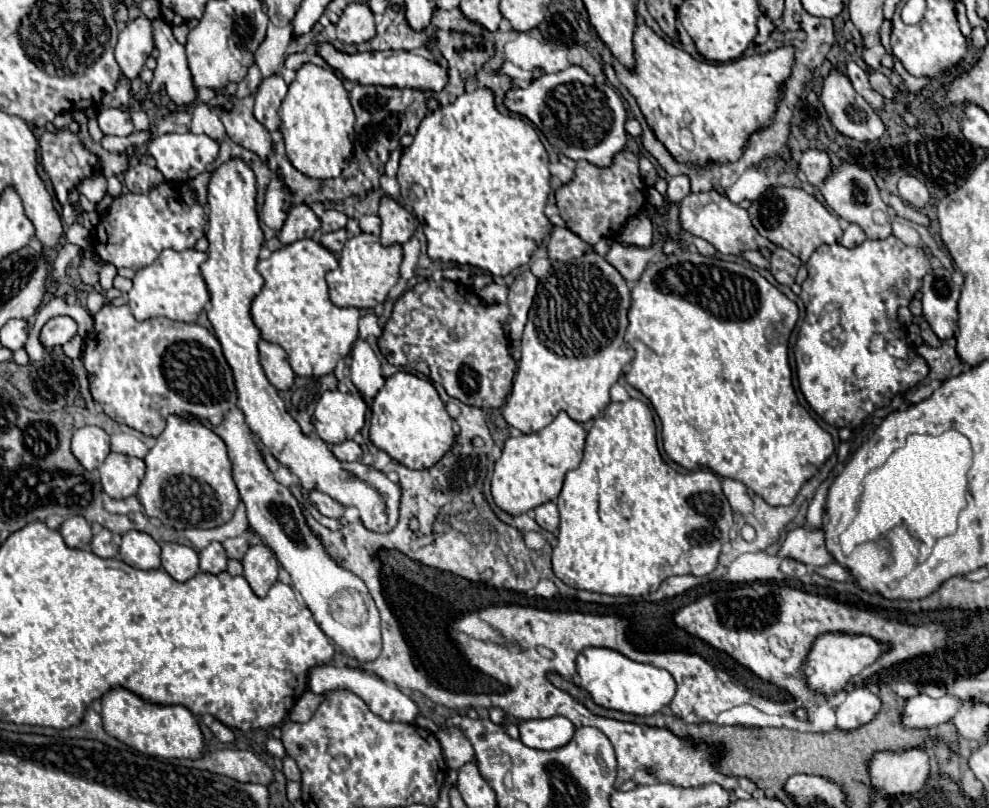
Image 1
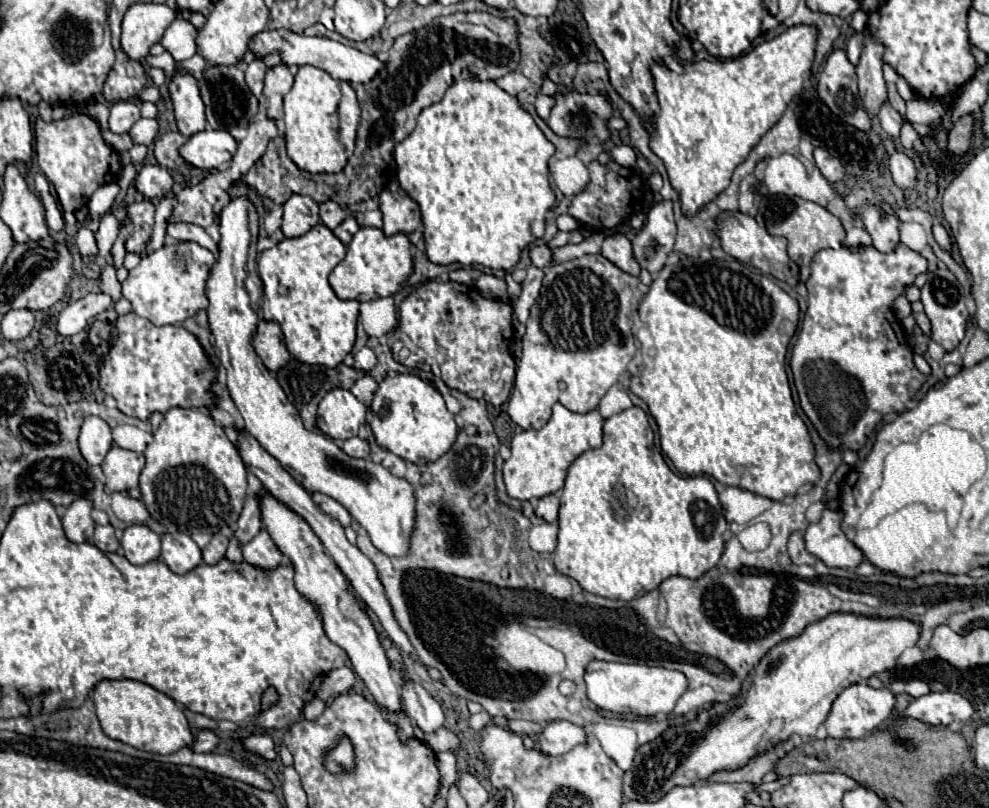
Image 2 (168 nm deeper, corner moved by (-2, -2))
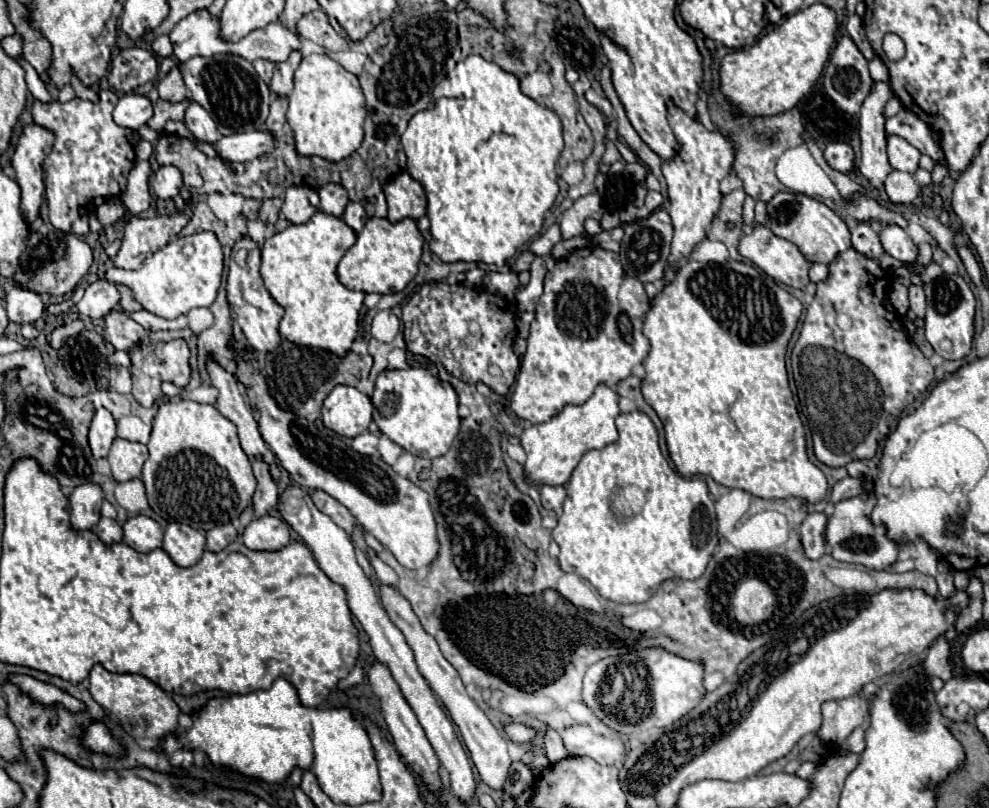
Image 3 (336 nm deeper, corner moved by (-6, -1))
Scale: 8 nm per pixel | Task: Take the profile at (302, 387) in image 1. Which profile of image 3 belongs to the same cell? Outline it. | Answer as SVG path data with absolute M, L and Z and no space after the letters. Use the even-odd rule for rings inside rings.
M282 339L280 347L276 351L266 353L264 363L264 375L268 379L268 391L272 399L286 411L292 411L308 421L316 421L320 417L322 401L326 399L328 391L332 387L344 383L344 385L358 385L358 381L370 371L370 365L362 361L360 355L354 351L348 351L344 357L338 357L324 349L312 349L312 347L298 347L290 343L288 339Z

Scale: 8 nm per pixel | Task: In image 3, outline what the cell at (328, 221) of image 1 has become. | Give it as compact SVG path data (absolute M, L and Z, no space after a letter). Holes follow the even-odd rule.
M328 183L318 189L318 195L320 195L320 209L324 213L330 213L334 217L342 217L346 203L348 203L348 193L342 185Z

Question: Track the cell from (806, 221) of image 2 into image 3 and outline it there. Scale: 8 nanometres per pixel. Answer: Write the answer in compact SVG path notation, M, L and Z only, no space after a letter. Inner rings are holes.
M776 193L768 201L768 217L770 217L770 229L774 235L792 241L800 247L804 257L812 263L830 263L836 259L840 251L846 251L852 247L850 243L850 231L846 229L844 221L824 203L798 193Z

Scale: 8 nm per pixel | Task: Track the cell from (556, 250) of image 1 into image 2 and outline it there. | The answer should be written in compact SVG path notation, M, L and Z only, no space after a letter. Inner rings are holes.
M540 244L540 246L534 246L530 250L530 260L534 266L538 268L546 268L548 264L552 264L552 248L548 244Z

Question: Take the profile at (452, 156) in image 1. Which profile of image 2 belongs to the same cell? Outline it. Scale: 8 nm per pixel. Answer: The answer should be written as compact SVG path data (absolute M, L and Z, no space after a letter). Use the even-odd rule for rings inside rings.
M462 72L460 80L454 82L448 92L444 94L444 98L438 104L432 104L430 108L422 110L422 114L418 116L418 124L414 128L414 132L402 140L396 146L396 166L398 166L398 182L400 188L418 202L420 212L422 212L422 224L424 224L424 240L426 240L426 252L428 258L434 264L452 264L452 262L460 262L460 264L480 264L492 270L510 270L518 264L520 260L520 252L532 244L534 240L544 236L544 228L546 228L546 212L550 210L550 206L554 204L554 192L550 188L550 180L548 180L548 160L554 154L554 146L546 140L546 136L540 132L540 128L534 124L532 116L522 110L522 106L518 104L518 100L510 94L506 94L502 88L498 88L492 80L480 82L480 80L472 80L468 72Z

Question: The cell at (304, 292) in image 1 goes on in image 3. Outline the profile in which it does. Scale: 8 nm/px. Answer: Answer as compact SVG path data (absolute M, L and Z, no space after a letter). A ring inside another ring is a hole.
M318 211L316 215L312 215L312 219L308 223L300 223L300 225L290 223L284 231L278 231L264 241L260 273L262 273L264 285L270 291L270 295L286 309L286 313L280 321L282 337L286 337L288 341L292 341L296 345L332 351L340 357L350 351L352 341L358 333L358 317L360 317L360 309L363 307L364 293L346 289L338 281L336 265L342 259L342 255L354 245L354 241L356 241L354 229L350 229L340 217L328 215L324 211Z

